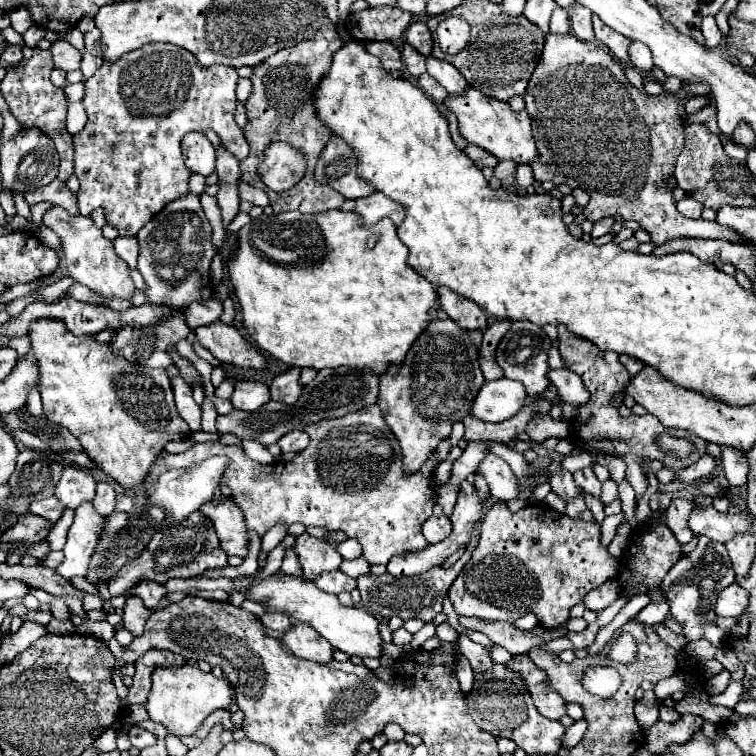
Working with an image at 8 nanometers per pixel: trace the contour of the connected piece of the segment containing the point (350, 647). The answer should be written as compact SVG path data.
M275 574L271 578L265 578L257 584L249 584L245 578L233 580L235 588L249 590L247 598L261 600L269 606L269 610L285 612L297 622L305 622L311 628L315 628L323 638L327 638L337 650L343 650L349 656L361 656L361 658L381 658L383 656L383 638L381 638L381 624L387 620L379 620L373 614L355 608L355 606L343 606L335 594L321 592L315 588L315 584L299 580L295 576L287 574Z

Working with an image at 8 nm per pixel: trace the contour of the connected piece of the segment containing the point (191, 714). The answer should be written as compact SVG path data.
M185 664L181 668L155 668L153 686L147 698L147 712L153 722L159 722L167 728L171 736L193 736L195 730L203 724L203 720L219 710L229 708L233 702L231 686L225 678L215 678L211 672L205 674L193 664Z

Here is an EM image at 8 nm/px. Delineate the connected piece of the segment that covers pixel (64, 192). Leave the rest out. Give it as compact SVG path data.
M53 180L51 184L47 184L47 186L39 188L39 190L25 192L23 196L25 196L25 200L27 200L29 206L47 200L47 202L51 202L51 204L55 204L55 206L65 208L65 210L71 212L71 214L77 214L77 212L79 212L79 210L77 210L77 196L75 196L63 182L59 182L59 180Z

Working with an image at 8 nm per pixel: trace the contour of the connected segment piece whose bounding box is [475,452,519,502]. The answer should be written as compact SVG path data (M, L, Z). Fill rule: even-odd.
M493 452L485 454L485 458L481 460L475 474L483 476L487 480L489 492L493 498L509 502L519 496L519 482L515 478L513 470L509 468L509 464L505 460L495 456Z

